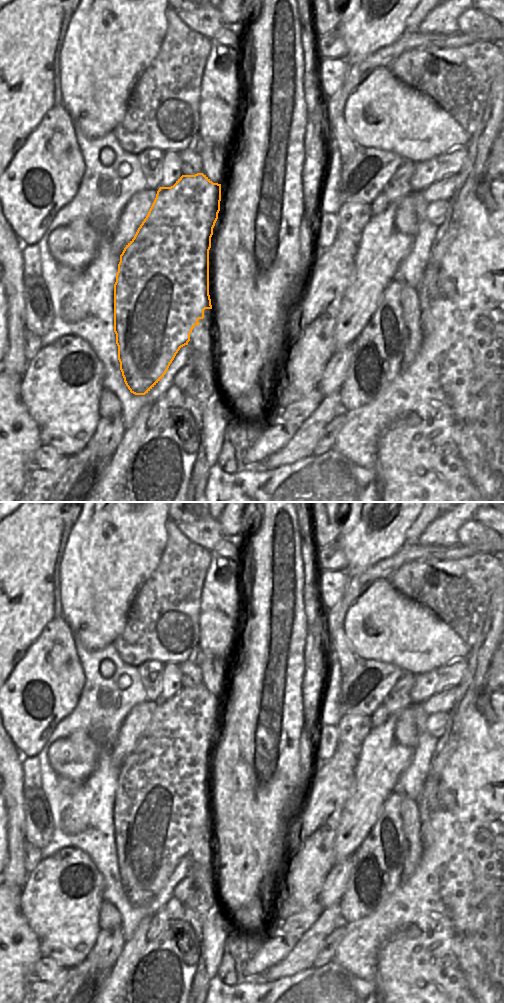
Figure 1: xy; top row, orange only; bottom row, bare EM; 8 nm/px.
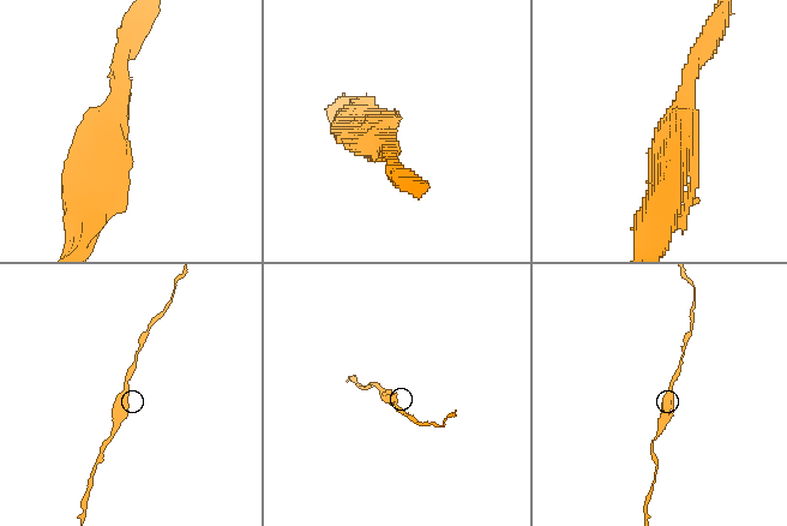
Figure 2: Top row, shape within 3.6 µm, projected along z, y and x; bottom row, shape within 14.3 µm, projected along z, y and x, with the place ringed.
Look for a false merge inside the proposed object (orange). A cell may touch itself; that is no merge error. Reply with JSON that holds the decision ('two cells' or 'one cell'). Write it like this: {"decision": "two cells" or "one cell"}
{"decision": "two cells"}

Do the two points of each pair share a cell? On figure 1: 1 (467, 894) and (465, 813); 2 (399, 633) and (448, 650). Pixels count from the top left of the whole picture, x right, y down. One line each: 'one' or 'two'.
1: one
2: one

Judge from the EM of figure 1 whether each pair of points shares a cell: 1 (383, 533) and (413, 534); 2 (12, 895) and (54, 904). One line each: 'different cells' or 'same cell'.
1: different cells
2: different cells

